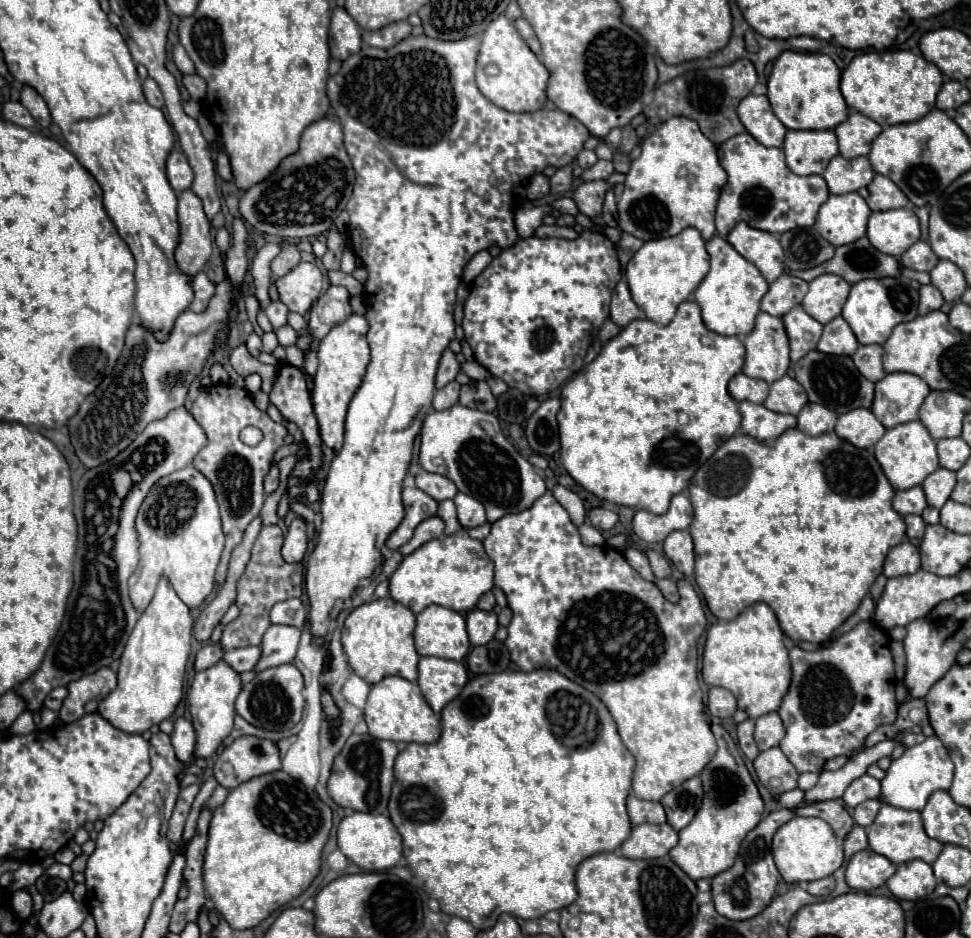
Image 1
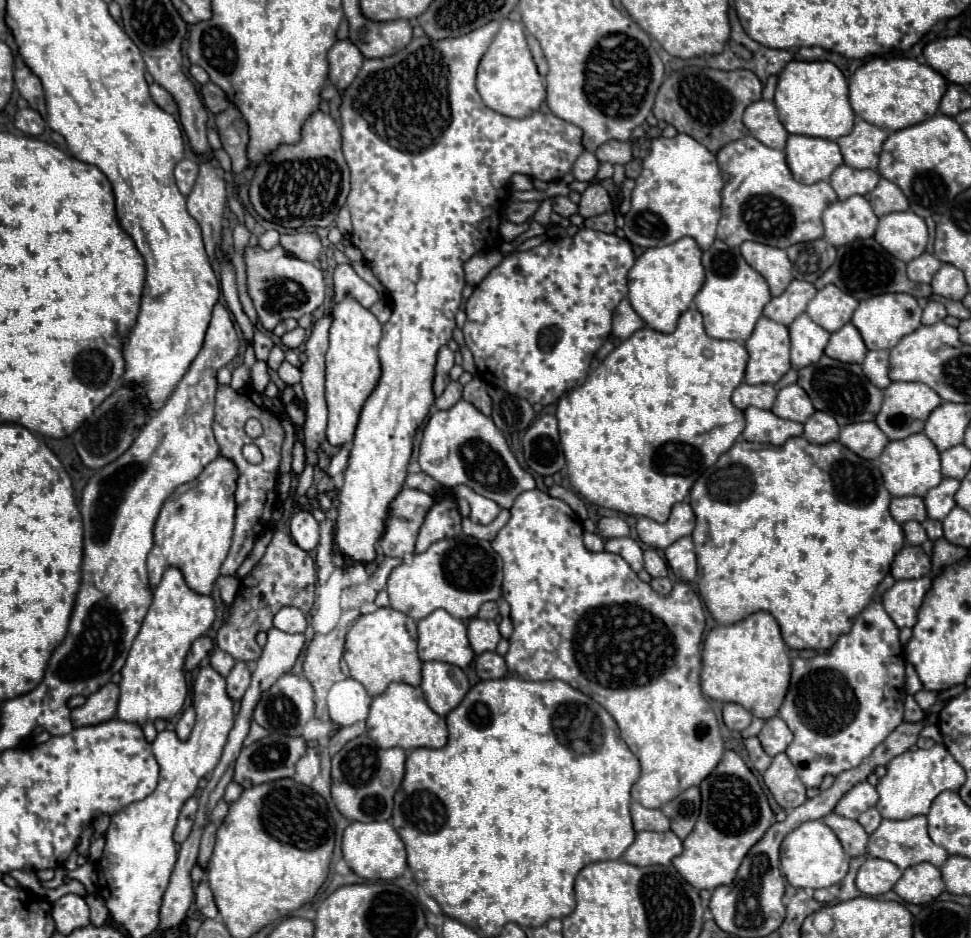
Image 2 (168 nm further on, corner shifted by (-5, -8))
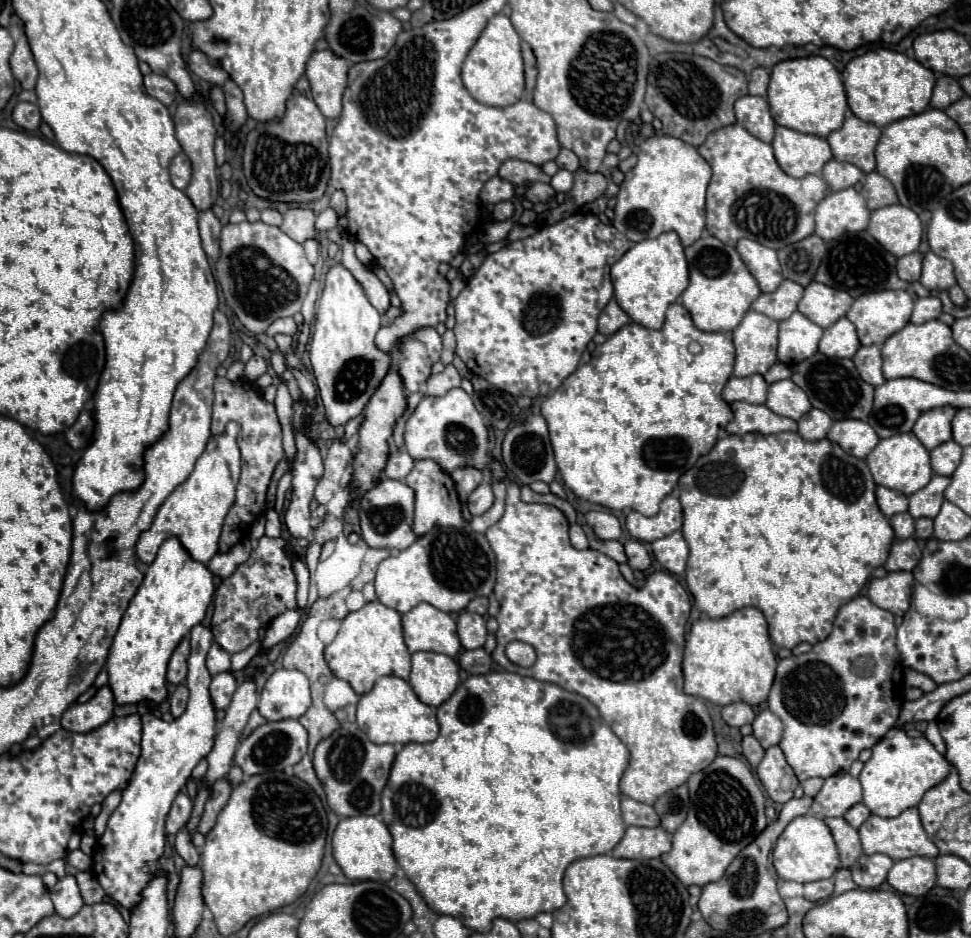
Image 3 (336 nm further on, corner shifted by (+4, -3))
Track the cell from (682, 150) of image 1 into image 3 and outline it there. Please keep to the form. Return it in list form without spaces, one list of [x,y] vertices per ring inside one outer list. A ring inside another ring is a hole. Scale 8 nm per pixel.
[[[669,135],[645,139],[637,159],[637,165],[625,173],[625,181],[619,187],[613,227],[635,243],[675,231],[681,243],[689,247],[705,231],[705,193],[711,181],[709,163],[693,145]]]

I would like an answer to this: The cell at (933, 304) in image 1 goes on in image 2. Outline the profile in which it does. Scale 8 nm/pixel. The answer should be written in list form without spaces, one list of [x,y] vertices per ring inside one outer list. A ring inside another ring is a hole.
[[[930,300],[930,302],[926,304],[926,308],[924,308],[922,324],[936,324],[936,322],[940,322],[940,320],[944,320],[944,318],[946,318],[946,308],[944,308],[944,304]]]

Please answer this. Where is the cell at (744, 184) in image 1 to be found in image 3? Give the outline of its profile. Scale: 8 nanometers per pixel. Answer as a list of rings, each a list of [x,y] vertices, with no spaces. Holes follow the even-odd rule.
[[[737,123],[709,135],[699,147],[699,153],[713,169],[713,179],[707,189],[707,231],[713,237],[731,247],[747,237],[761,245],[781,249],[813,235],[813,211],[829,191],[821,177],[789,177],[775,161],[773,147]]]

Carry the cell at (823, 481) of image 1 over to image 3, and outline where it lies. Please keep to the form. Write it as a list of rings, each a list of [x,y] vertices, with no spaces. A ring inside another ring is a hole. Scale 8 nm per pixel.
[[[777,433],[777,435],[727,435],[717,441],[717,445],[703,455],[687,473],[679,479],[679,501],[683,505],[683,537],[689,545],[689,561],[687,561],[687,587],[693,595],[693,601],[697,609],[709,617],[725,617],[737,609],[743,607],[757,607],[763,611],[767,623],[769,623],[769,635],[771,641],[777,647],[793,649],[795,645],[807,641],[811,645],[819,643],[829,635],[833,629],[835,615],[841,605],[851,601],[859,595],[859,591],[865,587],[865,583],[871,577],[871,571],[875,567],[881,567],[887,559],[889,547],[893,543],[893,529],[889,525],[889,519],[881,515],[877,501],[875,501],[875,481],[869,473],[869,467],[863,459],[857,459],[849,453],[845,453],[837,443],[831,443],[829,439],[821,441],[805,441],[797,433]]]

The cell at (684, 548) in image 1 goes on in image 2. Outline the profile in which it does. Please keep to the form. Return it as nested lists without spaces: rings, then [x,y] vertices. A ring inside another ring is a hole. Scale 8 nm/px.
[[[684,536],[680,540],[676,540],[672,546],[666,548],[664,552],[668,566],[672,568],[672,572],[682,578],[682,580],[694,580],[698,566],[696,566],[696,552],[694,552],[694,542],[690,536]]]

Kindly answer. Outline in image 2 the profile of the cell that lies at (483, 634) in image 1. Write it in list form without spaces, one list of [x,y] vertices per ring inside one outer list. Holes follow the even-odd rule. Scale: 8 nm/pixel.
[[[472,618],[468,624],[468,640],[470,646],[476,654],[488,652],[488,650],[496,650],[496,644],[500,640],[500,632],[498,632],[498,624],[494,620],[480,620],[480,618]]]

